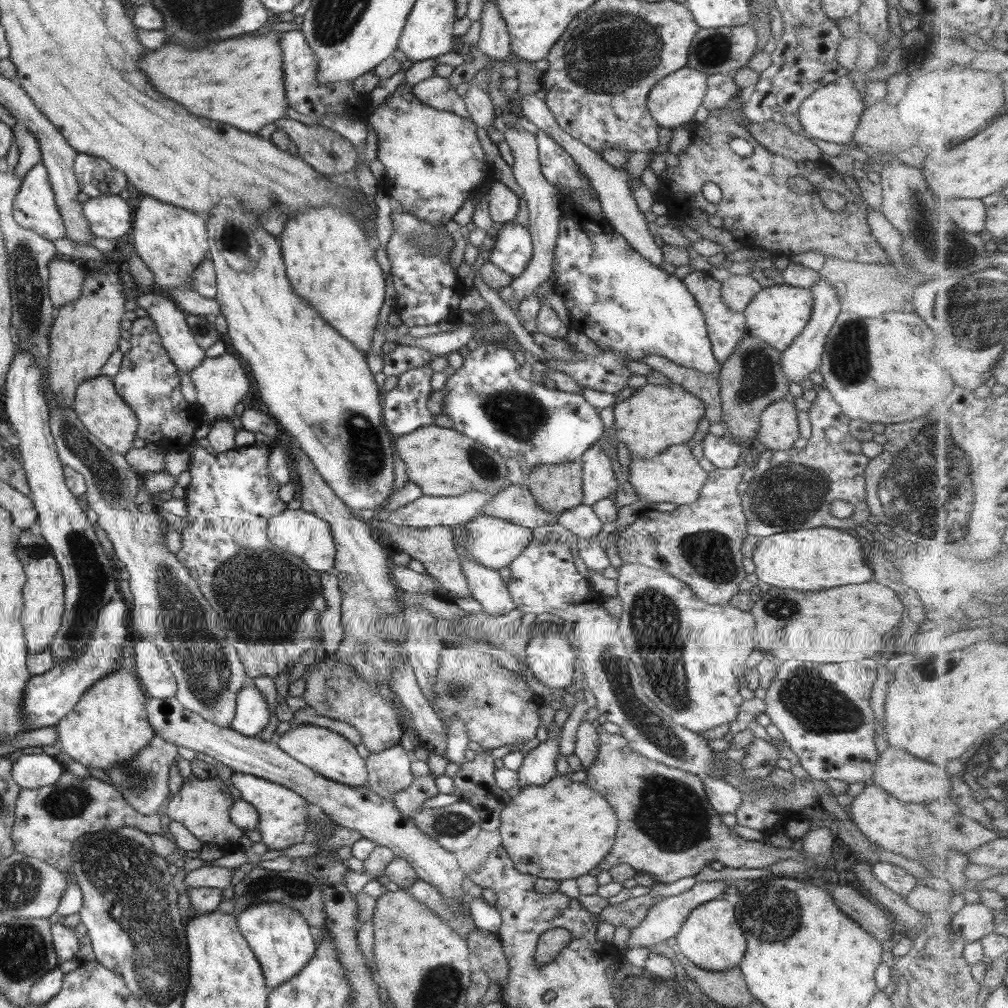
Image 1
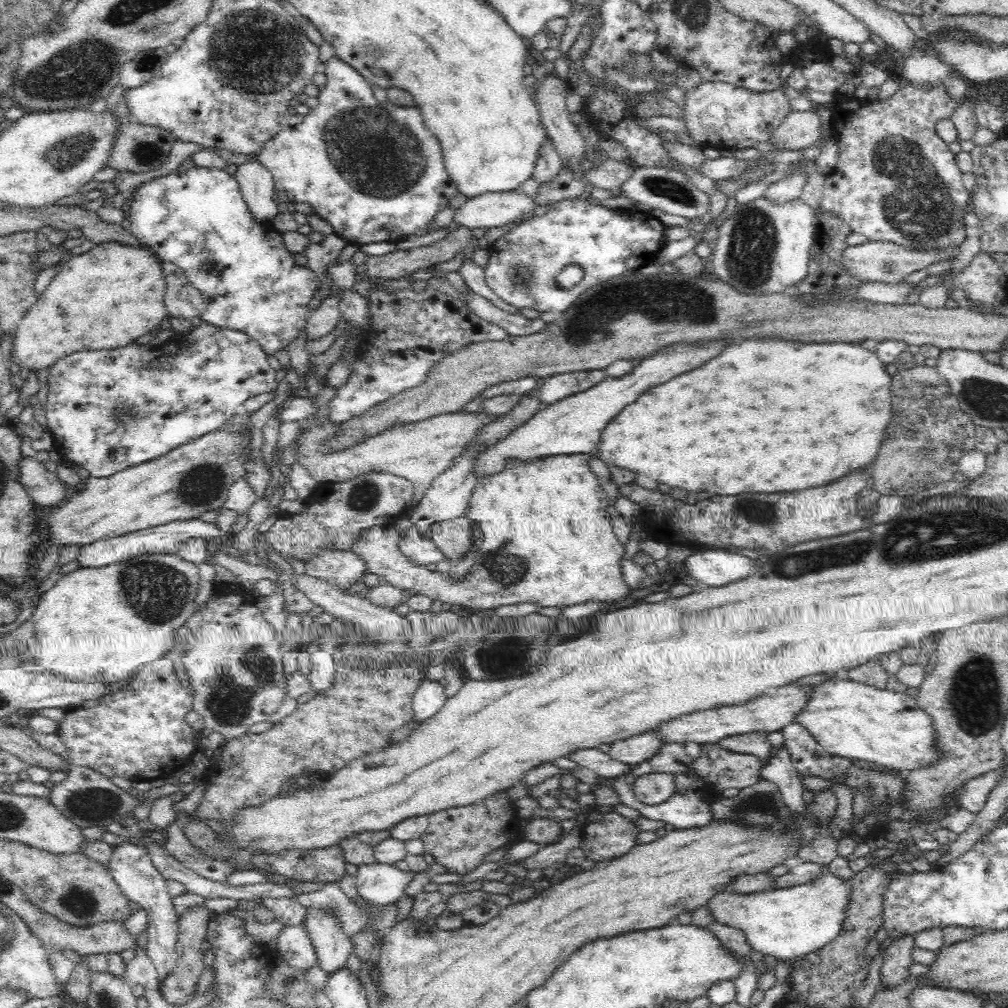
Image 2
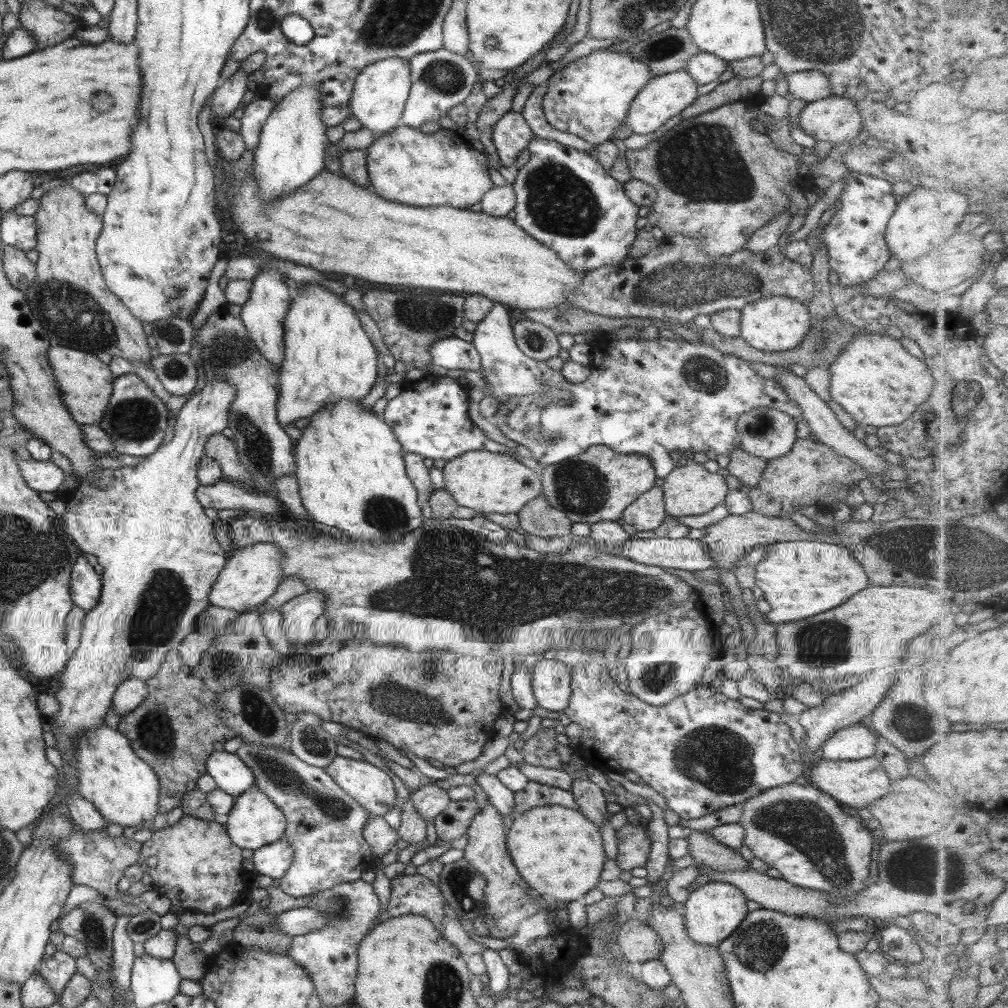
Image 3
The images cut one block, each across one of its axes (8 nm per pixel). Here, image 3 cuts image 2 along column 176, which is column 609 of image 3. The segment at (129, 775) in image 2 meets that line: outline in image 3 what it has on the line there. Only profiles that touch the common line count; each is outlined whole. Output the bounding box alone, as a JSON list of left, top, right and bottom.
[562,659,805,820]

